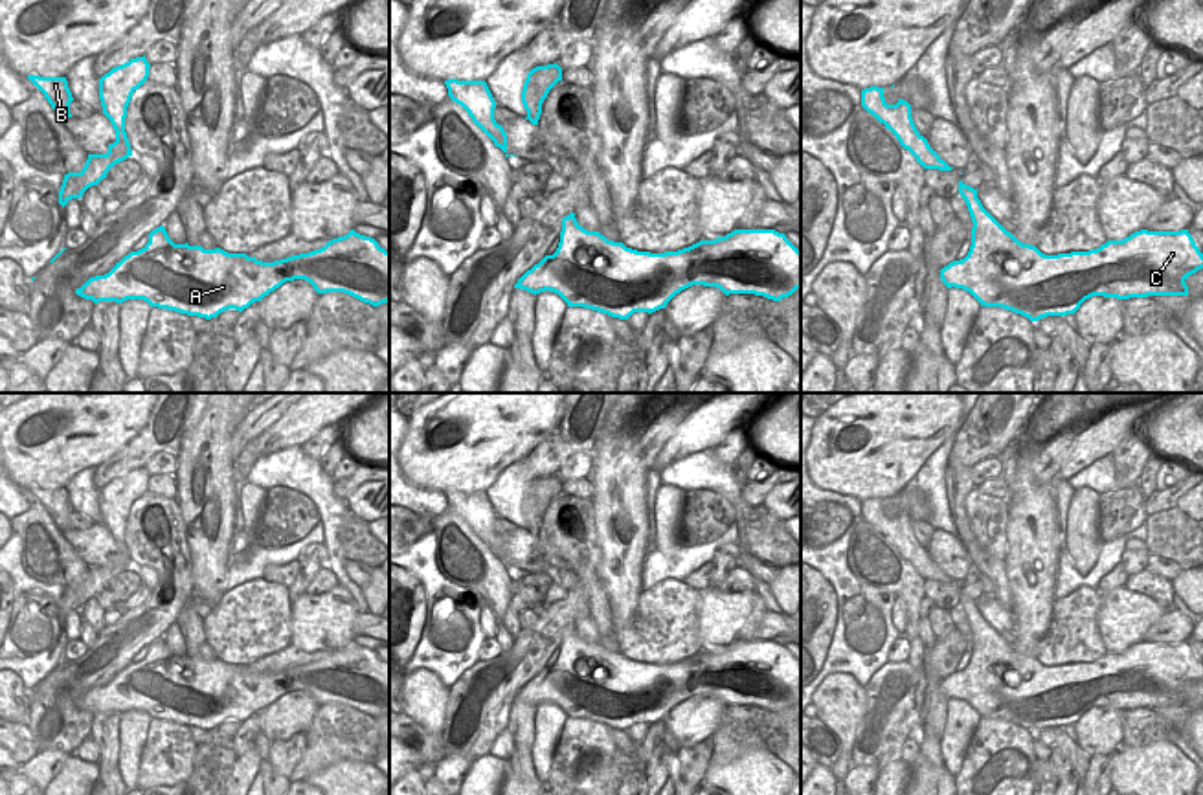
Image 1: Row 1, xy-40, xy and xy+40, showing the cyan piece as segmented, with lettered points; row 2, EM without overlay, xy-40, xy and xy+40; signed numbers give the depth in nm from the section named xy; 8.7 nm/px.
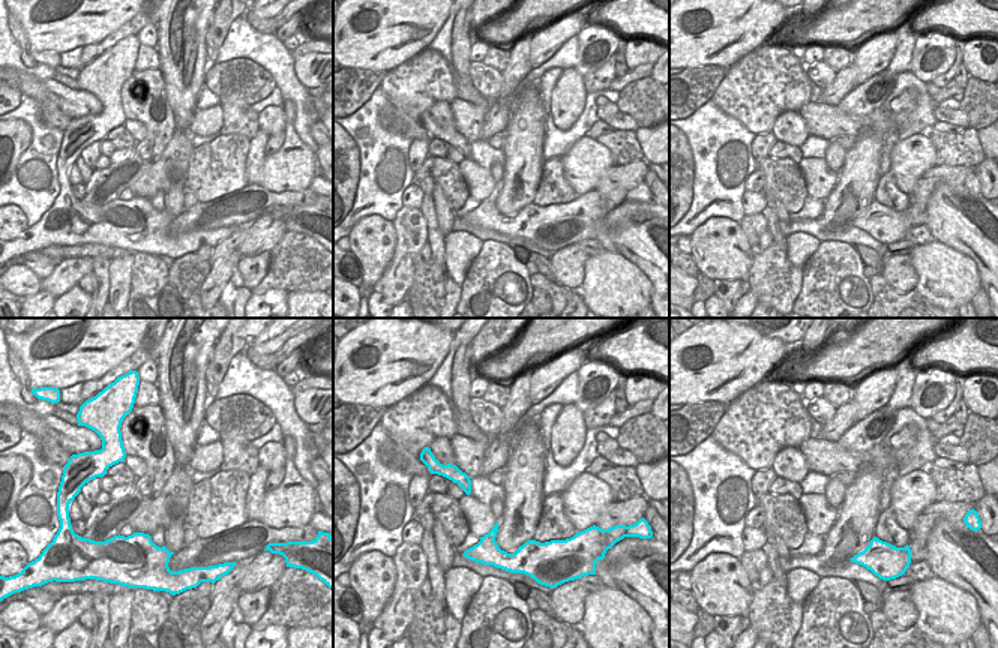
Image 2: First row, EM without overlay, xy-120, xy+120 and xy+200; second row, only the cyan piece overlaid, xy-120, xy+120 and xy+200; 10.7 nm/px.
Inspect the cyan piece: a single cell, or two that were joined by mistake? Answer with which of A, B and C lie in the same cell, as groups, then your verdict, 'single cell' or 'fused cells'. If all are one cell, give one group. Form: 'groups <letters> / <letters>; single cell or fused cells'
groups A B C; single cell

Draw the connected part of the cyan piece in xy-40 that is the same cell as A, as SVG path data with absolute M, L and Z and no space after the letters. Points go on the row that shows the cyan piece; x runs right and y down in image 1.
M160 226L149 233L149 242L141 250L125 255L108 274L90 277L75 294L94 303L143 299L151 307L211 319L230 308L242 312L294 279L309 281L318 294L343 292L378 307L389 301L389 252L380 248L375 239L351 230L320 250L263 263L246 253L228 253L220 248L174 244Z

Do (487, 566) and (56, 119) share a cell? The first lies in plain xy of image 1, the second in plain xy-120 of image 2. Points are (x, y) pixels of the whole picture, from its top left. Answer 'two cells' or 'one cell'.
one cell

